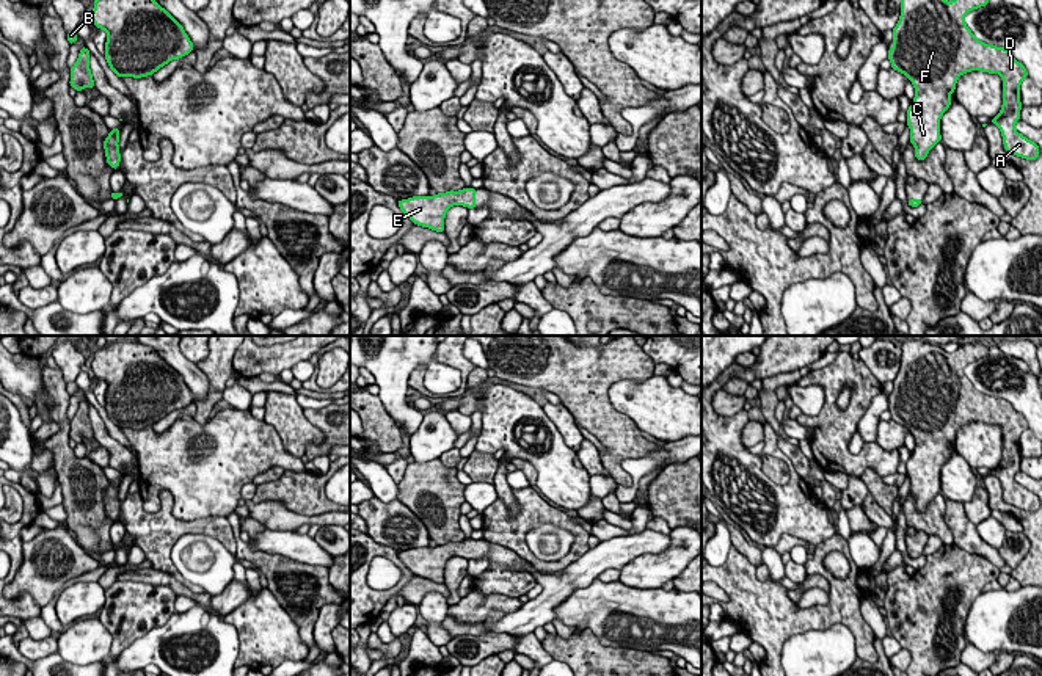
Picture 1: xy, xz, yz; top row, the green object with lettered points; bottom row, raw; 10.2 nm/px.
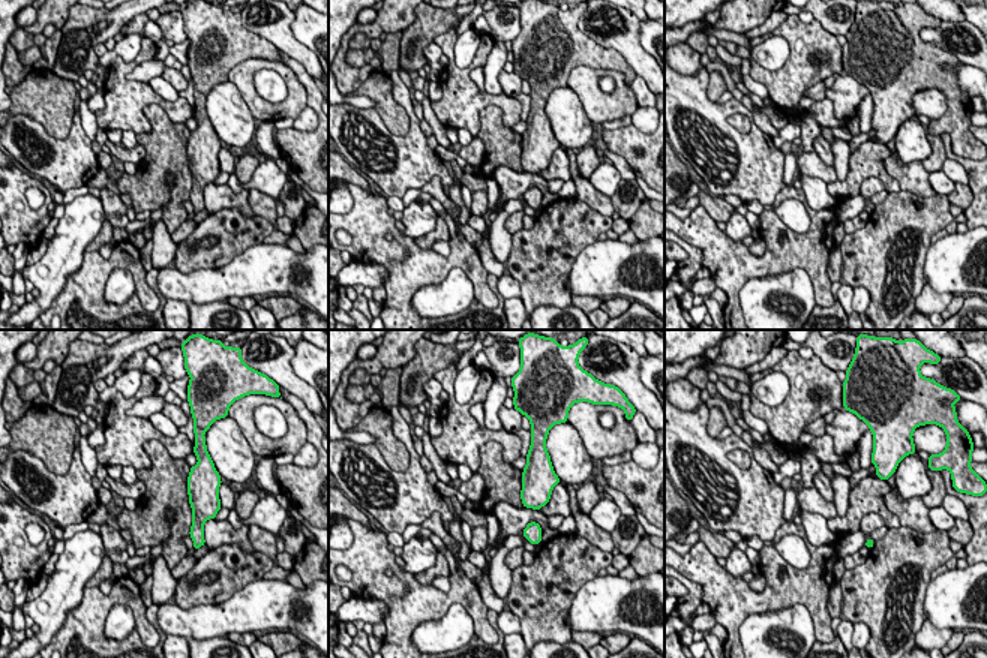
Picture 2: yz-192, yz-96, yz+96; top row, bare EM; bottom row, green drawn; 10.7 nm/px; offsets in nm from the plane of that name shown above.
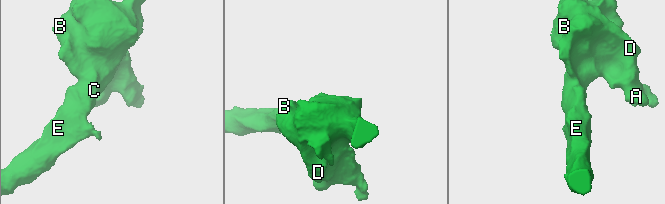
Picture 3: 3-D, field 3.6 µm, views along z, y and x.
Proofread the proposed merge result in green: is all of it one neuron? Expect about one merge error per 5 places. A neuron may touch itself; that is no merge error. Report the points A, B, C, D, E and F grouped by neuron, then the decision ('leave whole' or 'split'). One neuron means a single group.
A B C D E F; leave whole

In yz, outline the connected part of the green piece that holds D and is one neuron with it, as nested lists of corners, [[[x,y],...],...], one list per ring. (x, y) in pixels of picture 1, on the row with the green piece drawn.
[[[989,0],[901,2],[888,60],[915,86],[907,125],[918,160],[940,143],[942,114],[951,105],[957,78],[970,71],[1001,75],[1003,107],[990,124],[1000,129],[1004,151],[1026,160],[1039,157],[1039,146],[1014,127],[1020,121],[1020,83],[1028,77],[1025,66],[1007,49],[979,41],[965,25],[970,11],[987,5]]]

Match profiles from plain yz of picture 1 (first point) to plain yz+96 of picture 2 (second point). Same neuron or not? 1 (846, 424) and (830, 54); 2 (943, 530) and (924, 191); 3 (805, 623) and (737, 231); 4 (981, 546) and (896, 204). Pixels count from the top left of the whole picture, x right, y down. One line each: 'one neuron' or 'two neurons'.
1: one neuron
2: two neurons
3: two neurons
4: two neurons

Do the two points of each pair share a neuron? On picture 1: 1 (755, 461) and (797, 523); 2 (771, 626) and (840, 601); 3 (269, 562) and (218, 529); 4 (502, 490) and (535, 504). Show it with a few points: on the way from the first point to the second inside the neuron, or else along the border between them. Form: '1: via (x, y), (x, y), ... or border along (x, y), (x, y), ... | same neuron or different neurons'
1: via (761, 477), (785, 507) | same neuron
2: via (788, 620), (823, 617) | same neuron
3: border along (225, 518), (233, 530), (236, 554) | different neurons
4: border along (510, 488), (518, 505), (515, 516) | different neurons

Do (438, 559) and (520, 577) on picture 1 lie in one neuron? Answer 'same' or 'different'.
different

